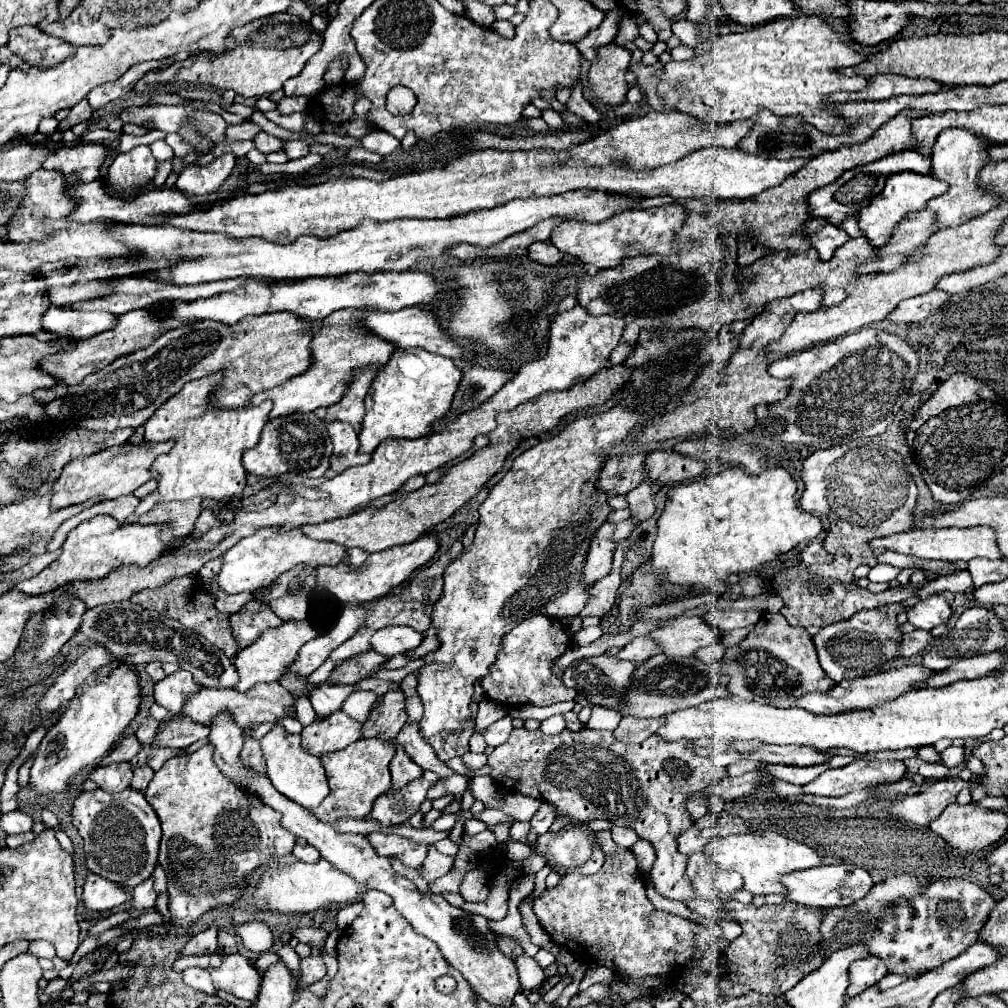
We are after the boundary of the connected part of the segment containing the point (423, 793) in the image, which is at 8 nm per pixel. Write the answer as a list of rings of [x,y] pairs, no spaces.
[[[419,778],[401,790],[389,790],[387,794],[379,796],[379,800],[375,800],[373,810],[367,818],[373,818],[385,826],[405,824],[415,812],[419,812],[419,806],[427,798],[431,786],[433,782]]]

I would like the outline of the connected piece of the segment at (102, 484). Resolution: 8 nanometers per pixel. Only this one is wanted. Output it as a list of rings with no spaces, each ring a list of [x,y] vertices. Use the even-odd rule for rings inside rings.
[[[163,442],[163,444],[141,444],[141,446],[131,446],[123,444],[117,448],[107,448],[103,452],[97,452],[87,458],[79,458],[69,462],[61,476],[53,482],[53,496],[51,496],[51,510],[67,508],[73,504],[87,502],[91,498],[119,498],[123,494],[131,494],[137,490],[141,484],[153,478],[149,472],[149,466],[159,454],[167,454],[173,448],[173,442]]]

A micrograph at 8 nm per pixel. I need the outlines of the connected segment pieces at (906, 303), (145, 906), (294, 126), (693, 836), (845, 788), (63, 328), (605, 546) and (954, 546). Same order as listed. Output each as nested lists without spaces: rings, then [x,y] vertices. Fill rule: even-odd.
[[[931,290],[923,296],[907,298],[889,314],[889,320],[895,324],[921,322],[921,320],[929,318],[931,314],[935,314],[947,300],[949,300],[949,294],[943,290]]]
[[[147,878],[145,882],[141,882],[141,884],[137,884],[133,888],[133,898],[131,898],[133,910],[149,910],[149,908],[153,908],[155,898],[157,898],[157,892],[153,888],[153,878]]]
[[[275,110],[273,112],[265,112],[265,116],[275,122],[277,126],[283,126],[283,128],[289,128],[289,130],[295,130],[295,132],[301,132],[301,134],[307,134],[303,130],[303,124],[305,124],[305,114],[303,112],[297,112],[297,114],[291,114],[291,116],[281,116],[277,114]]]
[[[695,826],[689,828],[687,832],[683,832],[679,838],[677,838],[677,844],[679,844],[679,852],[685,854],[685,856],[691,856],[693,852],[703,852],[705,844],[717,836],[715,828],[705,828],[705,830],[697,830]]]
[[[855,760],[845,768],[827,770],[817,780],[803,786],[805,794],[815,796],[843,796],[853,790],[873,788],[883,782],[897,782],[905,774],[901,760]]]
[[[51,306],[43,314],[43,330],[55,336],[73,336],[73,338],[87,338],[101,330],[113,326],[117,316],[107,312],[77,312],[77,310],[63,310],[59,306]]]
[[[603,524],[597,530],[595,538],[591,540],[587,562],[583,568],[583,582],[589,586],[593,582],[597,582],[599,578],[607,576],[611,570],[611,558],[613,558],[613,550],[615,550],[613,532],[615,532],[615,524]]]
[[[973,526],[973,528],[917,528],[911,532],[901,532],[901,534],[891,534],[887,538],[875,538],[869,542],[869,546],[875,548],[887,548],[887,550],[895,550],[895,552],[903,552],[903,554],[913,554],[917,558],[925,558],[925,560],[947,560],[947,562],[955,562],[955,560],[973,560],[973,558],[987,558],[987,560],[995,560],[1001,558],[1003,554],[997,548],[997,538],[995,538],[995,530],[987,528],[987,526]]]

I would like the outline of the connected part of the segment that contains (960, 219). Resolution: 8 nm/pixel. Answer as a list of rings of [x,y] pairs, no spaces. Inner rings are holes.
[[[947,128],[935,140],[931,160],[933,160],[933,176],[949,184],[949,190],[943,196],[937,196],[927,204],[927,208],[931,208],[937,214],[941,228],[959,226],[975,216],[993,210],[999,204],[1001,196],[979,184],[979,172],[991,160],[989,144],[983,142],[981,136],[975,136],[973,132],[967,132],[963,128]]]

